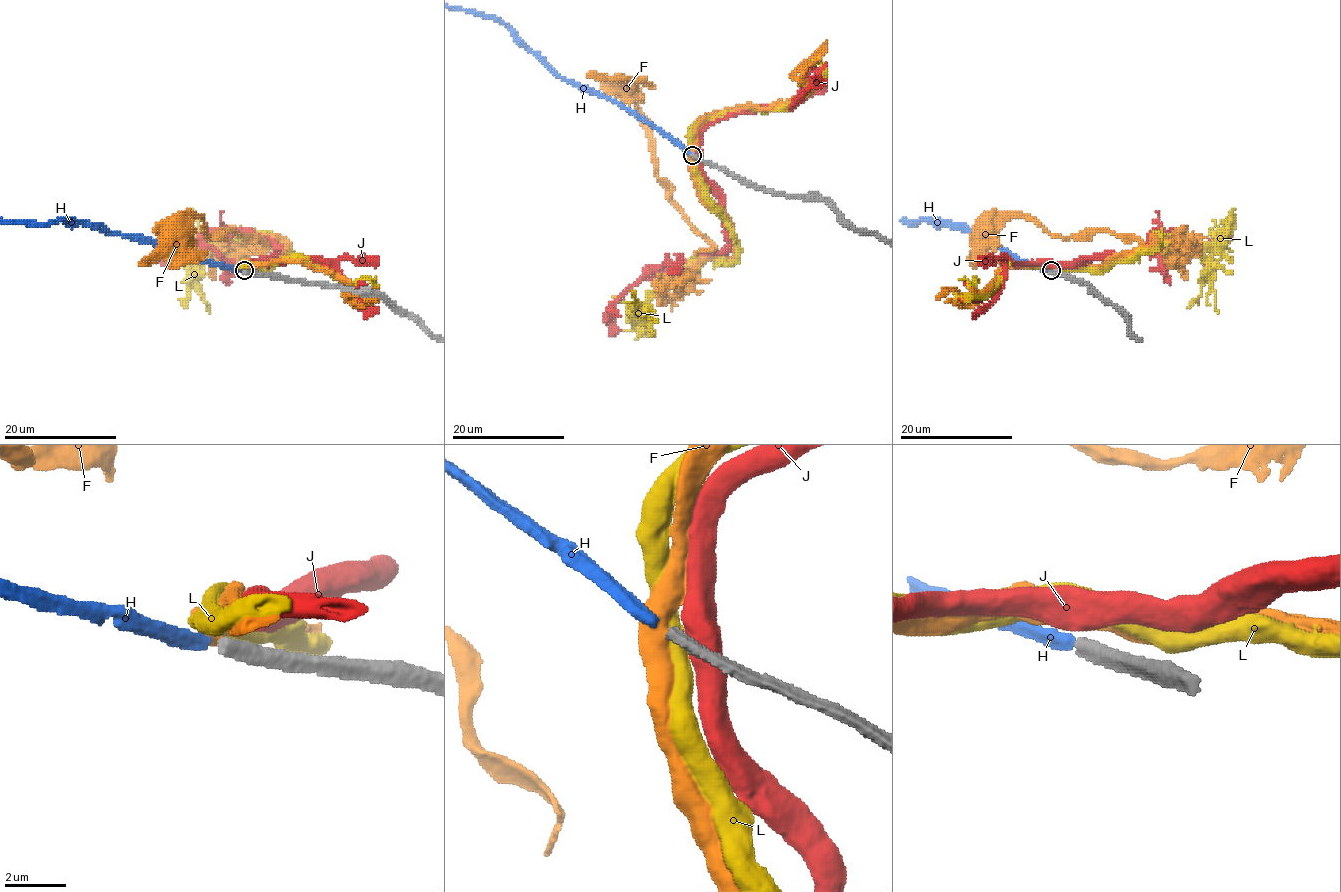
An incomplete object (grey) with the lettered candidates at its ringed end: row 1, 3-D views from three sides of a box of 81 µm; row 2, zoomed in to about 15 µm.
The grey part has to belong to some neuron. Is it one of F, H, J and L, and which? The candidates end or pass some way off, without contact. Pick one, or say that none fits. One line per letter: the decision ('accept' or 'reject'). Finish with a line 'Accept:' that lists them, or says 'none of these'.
F: reject
H: accept
J: reject
L: reject
Accept: H

